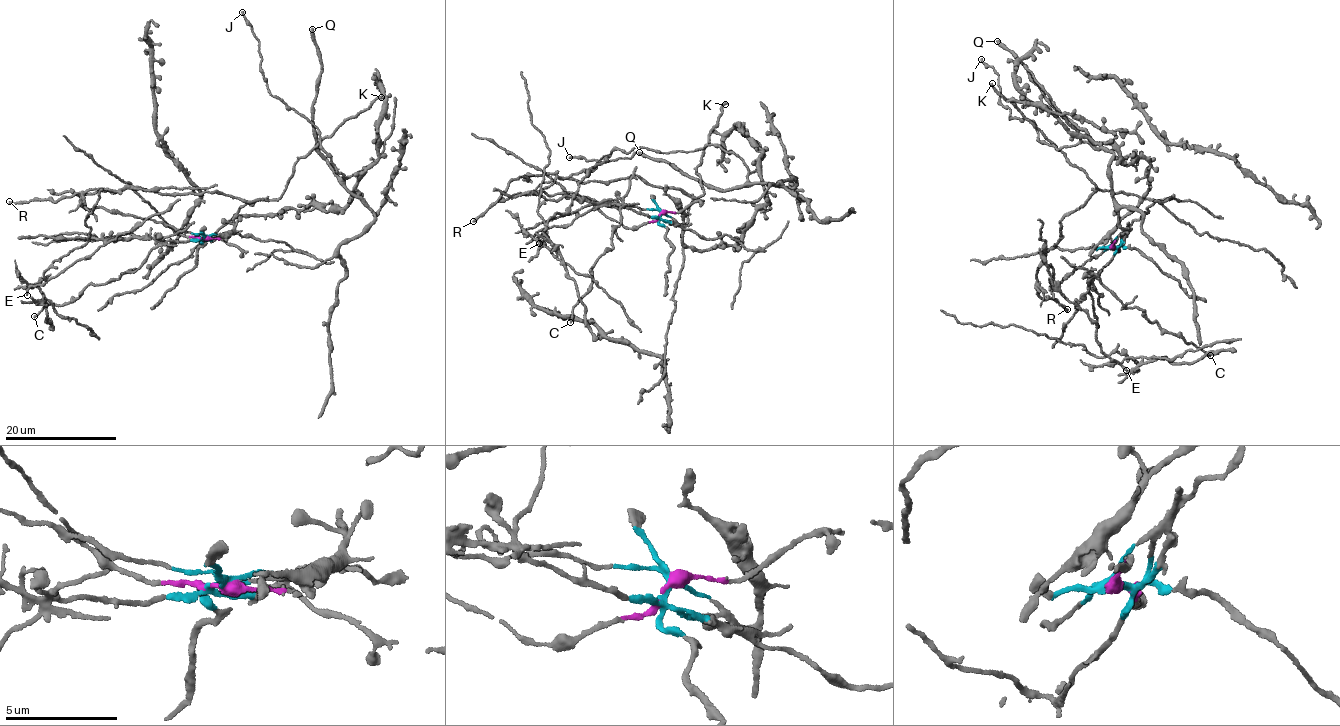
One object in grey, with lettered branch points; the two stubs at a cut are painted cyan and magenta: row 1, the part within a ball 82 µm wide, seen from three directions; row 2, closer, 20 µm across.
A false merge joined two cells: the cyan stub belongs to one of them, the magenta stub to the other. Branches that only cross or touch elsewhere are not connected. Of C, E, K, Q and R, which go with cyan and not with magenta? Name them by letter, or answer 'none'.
C, E, K, R

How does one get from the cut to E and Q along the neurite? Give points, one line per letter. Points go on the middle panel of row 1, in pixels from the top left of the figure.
E: (661, 213), (653, 218), (622, 205), (573, 197), (565, 213), (557, 212), (548, 220), (537, 240), (539, 243)
Q: (661, 213), (679, 207), (687, 246), (734, 246), (767, 202), (765, 188), (761, 183), (721, 190), (639, 152)

